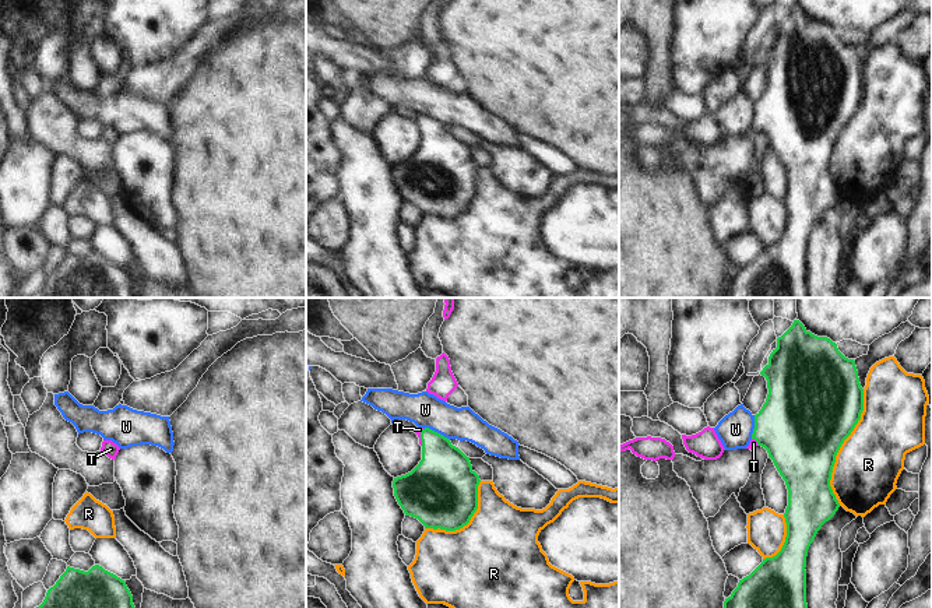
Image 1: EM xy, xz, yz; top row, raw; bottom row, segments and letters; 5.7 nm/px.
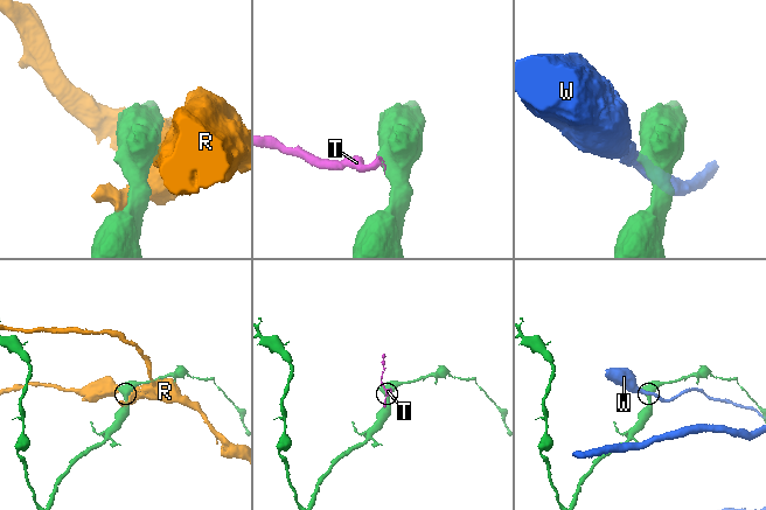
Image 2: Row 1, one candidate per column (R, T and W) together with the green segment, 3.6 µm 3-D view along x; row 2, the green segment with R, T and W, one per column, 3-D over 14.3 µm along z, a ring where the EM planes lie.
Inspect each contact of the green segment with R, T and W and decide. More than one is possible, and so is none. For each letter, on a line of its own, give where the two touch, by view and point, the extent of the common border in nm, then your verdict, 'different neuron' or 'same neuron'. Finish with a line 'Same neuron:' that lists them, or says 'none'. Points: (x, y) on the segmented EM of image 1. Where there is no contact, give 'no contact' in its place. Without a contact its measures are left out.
R: yz (843, 442) | 650 nm | different neuron
T: xz (421, 436) | 100 nm | same neuron
W: xz (436, 432) | 170 nm | different neuron
Same neuron: T

